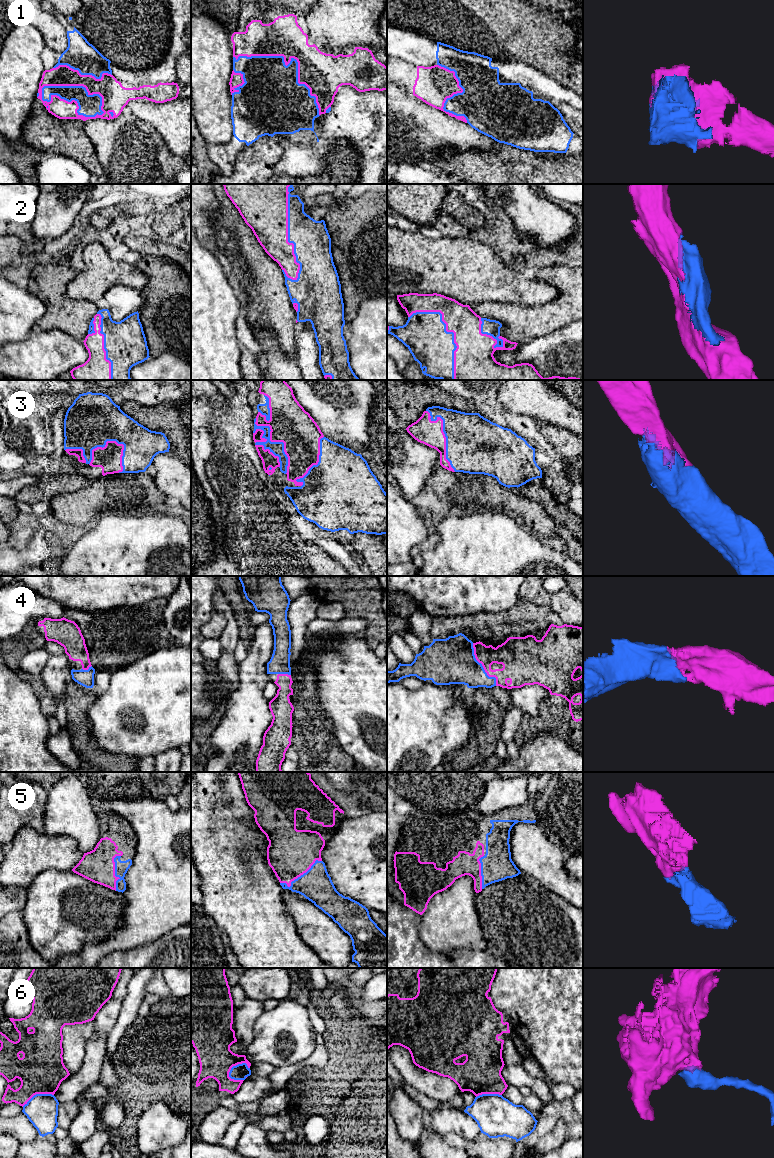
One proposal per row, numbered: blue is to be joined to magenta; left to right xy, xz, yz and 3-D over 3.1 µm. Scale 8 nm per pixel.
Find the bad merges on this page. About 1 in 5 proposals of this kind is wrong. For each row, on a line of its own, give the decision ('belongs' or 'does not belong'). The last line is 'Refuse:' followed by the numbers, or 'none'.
1: belongs
2: belongs
3: belongs
4: belongs
5: belongs
6: does not belong
Refuse: 6

